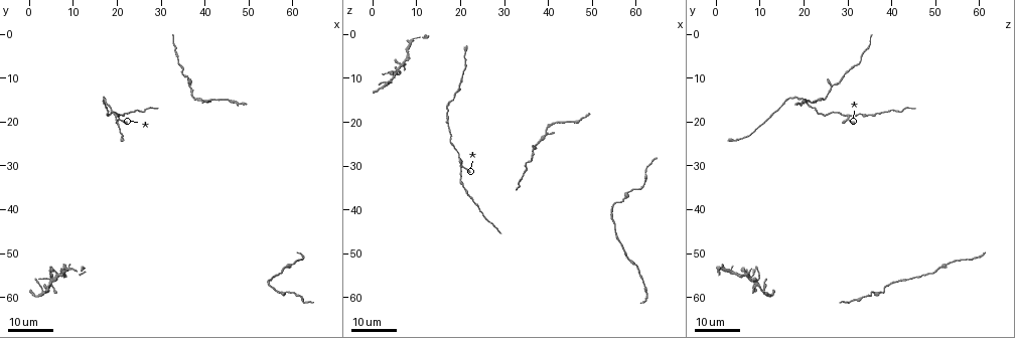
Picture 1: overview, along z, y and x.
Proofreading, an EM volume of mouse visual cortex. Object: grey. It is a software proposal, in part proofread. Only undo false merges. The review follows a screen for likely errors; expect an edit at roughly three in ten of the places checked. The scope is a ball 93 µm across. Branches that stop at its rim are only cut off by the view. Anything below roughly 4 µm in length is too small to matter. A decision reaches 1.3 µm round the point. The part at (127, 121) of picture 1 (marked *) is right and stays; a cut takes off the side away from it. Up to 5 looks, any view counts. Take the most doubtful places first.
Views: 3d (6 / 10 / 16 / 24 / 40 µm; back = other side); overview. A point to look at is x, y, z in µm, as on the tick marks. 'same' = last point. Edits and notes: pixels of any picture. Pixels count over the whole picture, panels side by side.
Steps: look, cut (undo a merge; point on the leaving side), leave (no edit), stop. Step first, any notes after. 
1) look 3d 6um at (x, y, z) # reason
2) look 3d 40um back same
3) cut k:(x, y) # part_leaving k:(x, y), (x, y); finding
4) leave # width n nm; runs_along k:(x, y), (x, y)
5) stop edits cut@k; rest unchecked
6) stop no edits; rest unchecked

look 3d 16um at (20.0, 18.5, 30.5) # branch point

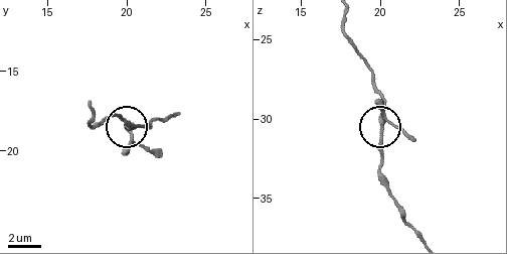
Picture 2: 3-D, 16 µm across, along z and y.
look 3d 10um same

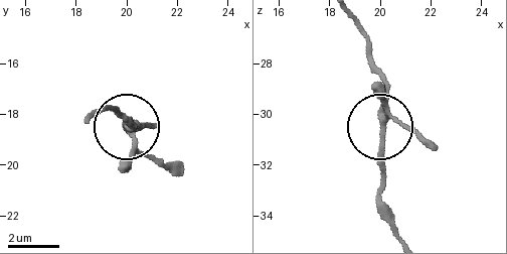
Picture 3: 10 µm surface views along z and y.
leave # runs_along 3:(182, 160), (145, 152), (126, 122); all the same neuron

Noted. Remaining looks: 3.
look 3d 16um at (7.0, 54.5, 6.5) # thick turns thin

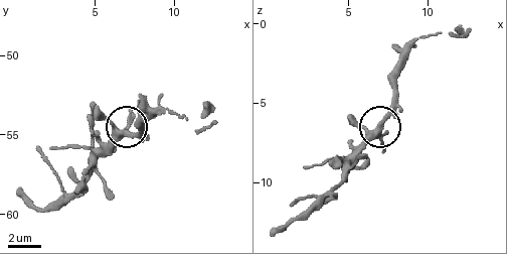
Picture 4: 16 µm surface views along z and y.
look 3d 10um at (6.9, 54.8, 7.0)

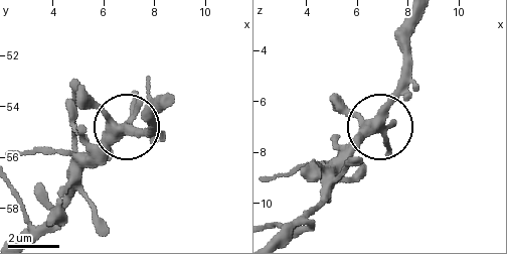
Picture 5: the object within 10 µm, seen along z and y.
leave # arms 5; all the same neuron

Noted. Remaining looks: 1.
stop no edits; rest unchecked

